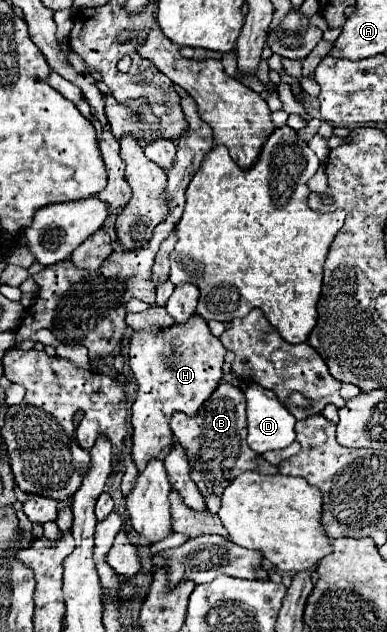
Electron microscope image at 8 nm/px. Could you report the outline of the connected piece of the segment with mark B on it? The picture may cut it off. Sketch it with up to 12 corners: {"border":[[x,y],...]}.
{"border":[[221,382],[169,426],[201,494],[279,472],[245,442],[245,396]]}

